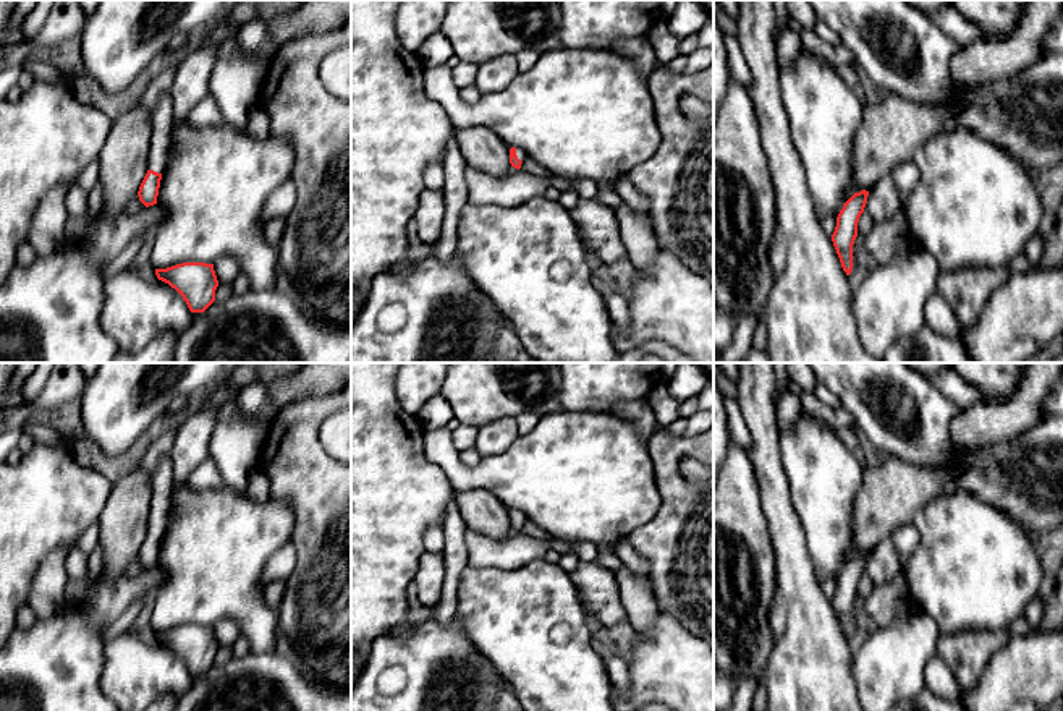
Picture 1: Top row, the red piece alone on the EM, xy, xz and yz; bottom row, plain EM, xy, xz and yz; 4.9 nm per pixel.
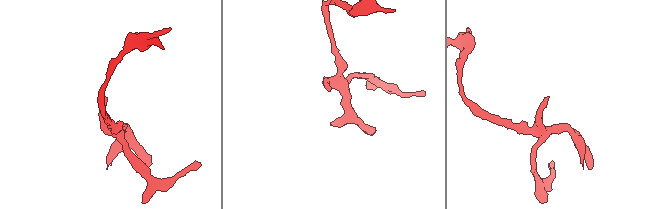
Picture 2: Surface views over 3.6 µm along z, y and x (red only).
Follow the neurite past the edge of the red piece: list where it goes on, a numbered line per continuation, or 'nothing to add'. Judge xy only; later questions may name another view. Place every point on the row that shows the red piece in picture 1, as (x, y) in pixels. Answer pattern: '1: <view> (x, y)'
1: xy (162, 115)

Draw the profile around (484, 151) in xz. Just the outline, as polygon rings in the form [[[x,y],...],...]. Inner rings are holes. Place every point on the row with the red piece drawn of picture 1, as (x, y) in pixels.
[[[471,126],[456,130],[456,144],[468,167],[493,178],[506,177],[511,168],[510,147],[489,126]]]

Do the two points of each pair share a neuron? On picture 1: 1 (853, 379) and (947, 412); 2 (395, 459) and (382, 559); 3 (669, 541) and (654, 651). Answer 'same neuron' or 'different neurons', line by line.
1: same neuron
2: same neuron
3: different neurons

